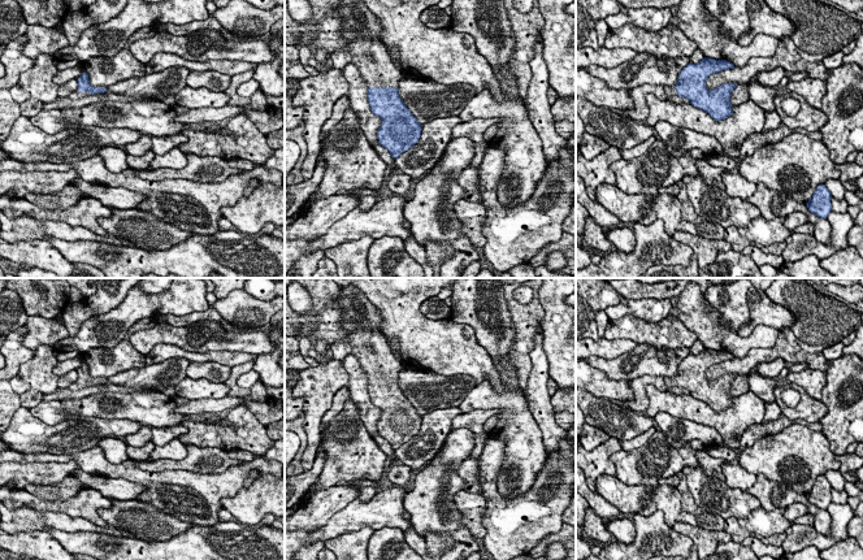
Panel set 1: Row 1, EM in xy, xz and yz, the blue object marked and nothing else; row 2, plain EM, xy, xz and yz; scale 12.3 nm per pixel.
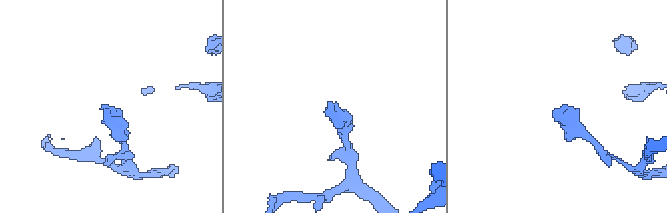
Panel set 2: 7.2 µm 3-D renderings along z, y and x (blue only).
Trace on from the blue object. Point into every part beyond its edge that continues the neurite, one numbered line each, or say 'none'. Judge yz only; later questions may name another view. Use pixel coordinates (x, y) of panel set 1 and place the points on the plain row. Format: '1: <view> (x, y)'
1: yz (640, 403)

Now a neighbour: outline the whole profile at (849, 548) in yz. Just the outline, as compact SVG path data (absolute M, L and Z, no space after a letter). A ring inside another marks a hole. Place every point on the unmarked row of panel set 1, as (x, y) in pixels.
M846 538L820 551L823 560L863 560L863 548L855 538Z

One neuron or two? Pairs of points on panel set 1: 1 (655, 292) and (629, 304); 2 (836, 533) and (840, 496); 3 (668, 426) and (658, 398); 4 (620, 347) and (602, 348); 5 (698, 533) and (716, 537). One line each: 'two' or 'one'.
1: two
2: two
3: two
4: one
5: one

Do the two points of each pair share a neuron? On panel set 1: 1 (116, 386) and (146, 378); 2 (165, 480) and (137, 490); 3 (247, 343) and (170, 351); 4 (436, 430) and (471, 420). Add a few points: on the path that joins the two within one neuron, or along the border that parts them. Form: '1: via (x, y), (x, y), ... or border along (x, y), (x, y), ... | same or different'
1: via (124, 382), (138, 380) | same
2: border along (115, 478), (125, 478), (147, 487) | different
3: border along (155, 344), (176, 344), (200, 352), (216, 350) | different
4: border along (462, 413), (452, 420), (450, 430) | different

